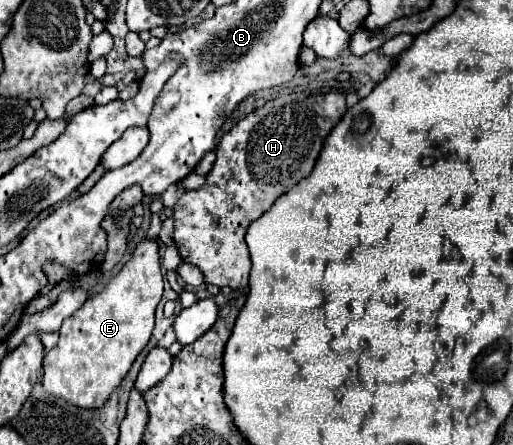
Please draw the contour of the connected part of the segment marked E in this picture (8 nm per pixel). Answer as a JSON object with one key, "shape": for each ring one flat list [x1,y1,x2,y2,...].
{"shape":[[140,241,122,271,74,315,64,319,58,345,44,355,42,385,50,395,66,399,76,407,96,409,104,407,108,395,122,383,134,359,150,341,154,311,164,291,156,247,156,241]]}

